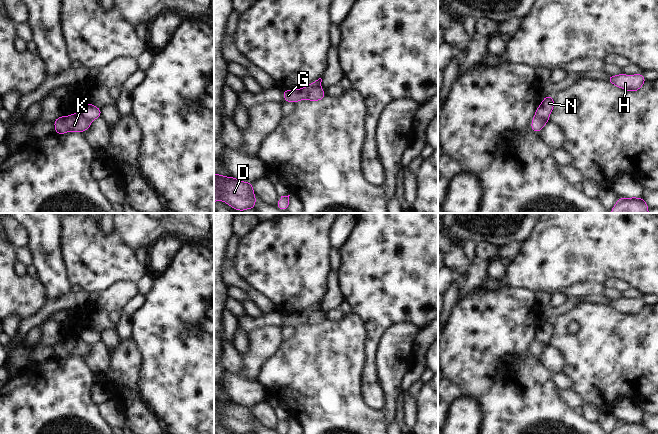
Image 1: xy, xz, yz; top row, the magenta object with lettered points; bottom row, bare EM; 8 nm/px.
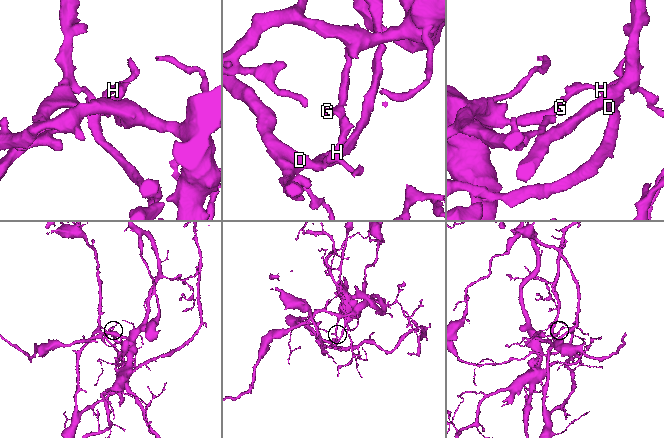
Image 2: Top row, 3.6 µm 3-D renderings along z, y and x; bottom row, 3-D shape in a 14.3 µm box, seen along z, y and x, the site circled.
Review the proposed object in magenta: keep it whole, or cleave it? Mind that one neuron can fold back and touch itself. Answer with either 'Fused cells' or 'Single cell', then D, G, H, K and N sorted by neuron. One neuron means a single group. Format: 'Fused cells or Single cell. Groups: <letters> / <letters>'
Fused cells. Groups: D H N / G K

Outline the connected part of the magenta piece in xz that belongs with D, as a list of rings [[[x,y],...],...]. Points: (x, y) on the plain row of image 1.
[[[214,397],[214,426],[216,425],[224,425],[236,434],[253,433],[256,428],[253,409]]]

